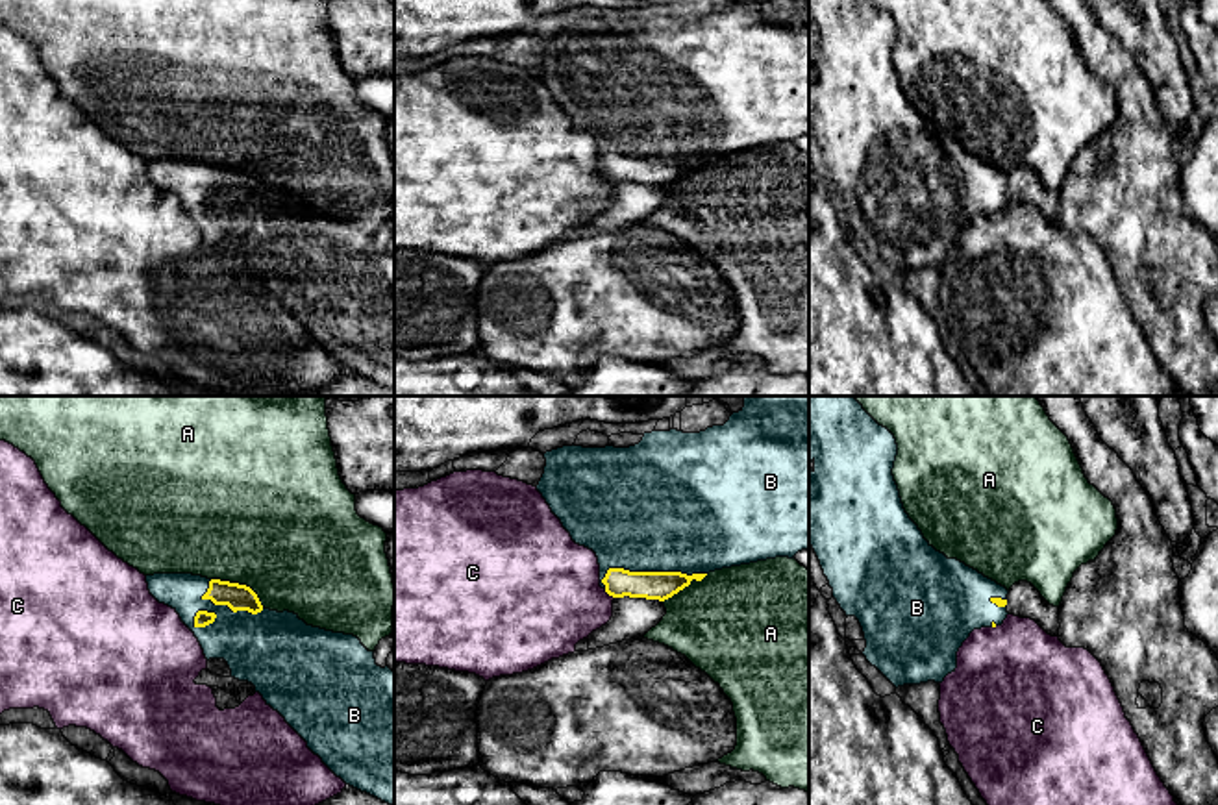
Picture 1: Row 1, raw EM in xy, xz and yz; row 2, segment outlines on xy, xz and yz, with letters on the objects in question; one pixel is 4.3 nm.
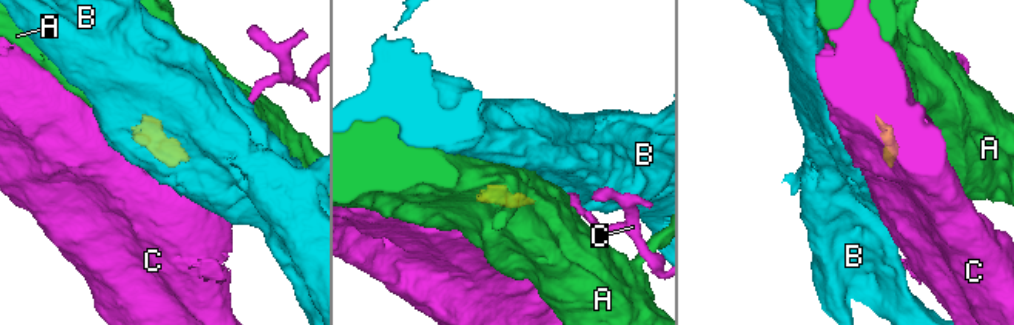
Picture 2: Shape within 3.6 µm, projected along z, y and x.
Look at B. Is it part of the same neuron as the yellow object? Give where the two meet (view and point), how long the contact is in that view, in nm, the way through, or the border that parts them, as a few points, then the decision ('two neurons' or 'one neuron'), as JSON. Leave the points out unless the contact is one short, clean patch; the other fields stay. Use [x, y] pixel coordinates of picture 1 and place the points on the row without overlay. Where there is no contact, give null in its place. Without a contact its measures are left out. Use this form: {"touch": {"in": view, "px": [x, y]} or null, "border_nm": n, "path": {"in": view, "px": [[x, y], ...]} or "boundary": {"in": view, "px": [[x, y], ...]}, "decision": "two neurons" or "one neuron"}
{"touch": {"in": "xz", "px": [650, 158]}, "border_nm": 460, "decision": "one neuron"}

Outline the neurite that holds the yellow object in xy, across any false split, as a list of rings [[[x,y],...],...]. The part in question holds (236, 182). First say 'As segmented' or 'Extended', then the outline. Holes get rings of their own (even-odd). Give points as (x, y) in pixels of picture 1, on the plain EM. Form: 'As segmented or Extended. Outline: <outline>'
Extended. Outline: [[[193,159],[146,161],[150,180],[172,192],[198,224],[205,244],[224,244],[231,263],[248,266],[267,291],[307,328],[307,333],[346,370],[394,392],[394,257],[378,252],[354,220],[307,211],[298,200],[265,194],[257,180],[239,168],[207,165]]]

